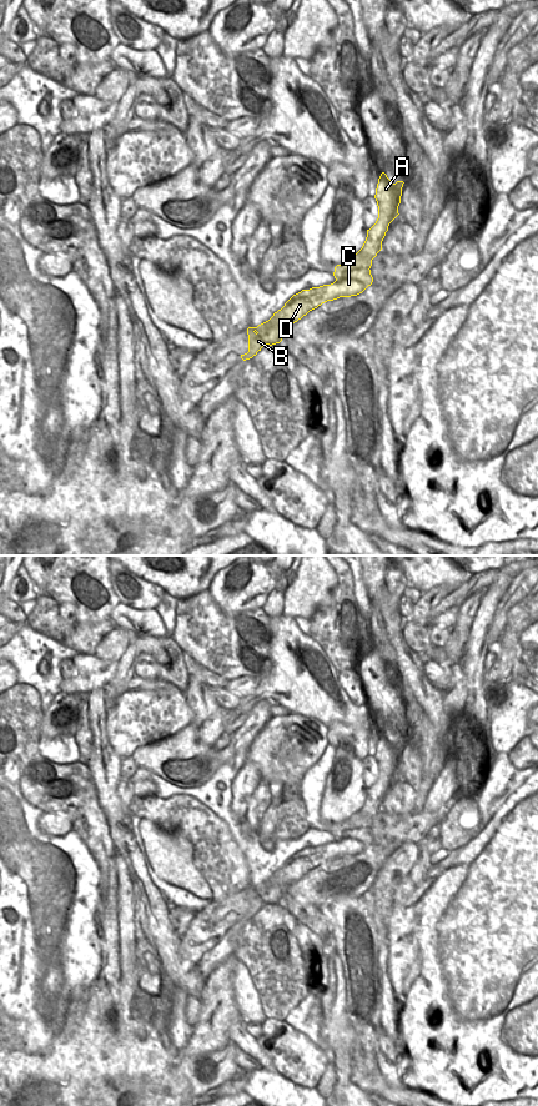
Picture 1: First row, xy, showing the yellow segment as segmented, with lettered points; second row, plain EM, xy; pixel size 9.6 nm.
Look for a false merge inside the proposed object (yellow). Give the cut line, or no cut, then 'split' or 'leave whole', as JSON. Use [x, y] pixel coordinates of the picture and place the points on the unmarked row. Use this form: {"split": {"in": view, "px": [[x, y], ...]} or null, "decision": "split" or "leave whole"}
{"split": {"in": "xy", "px": [[368, 828], [347, 829], [340, 838], [335, 836]]}, "decision": "split"}

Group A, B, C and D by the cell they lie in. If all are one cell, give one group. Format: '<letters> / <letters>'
A / B C D

